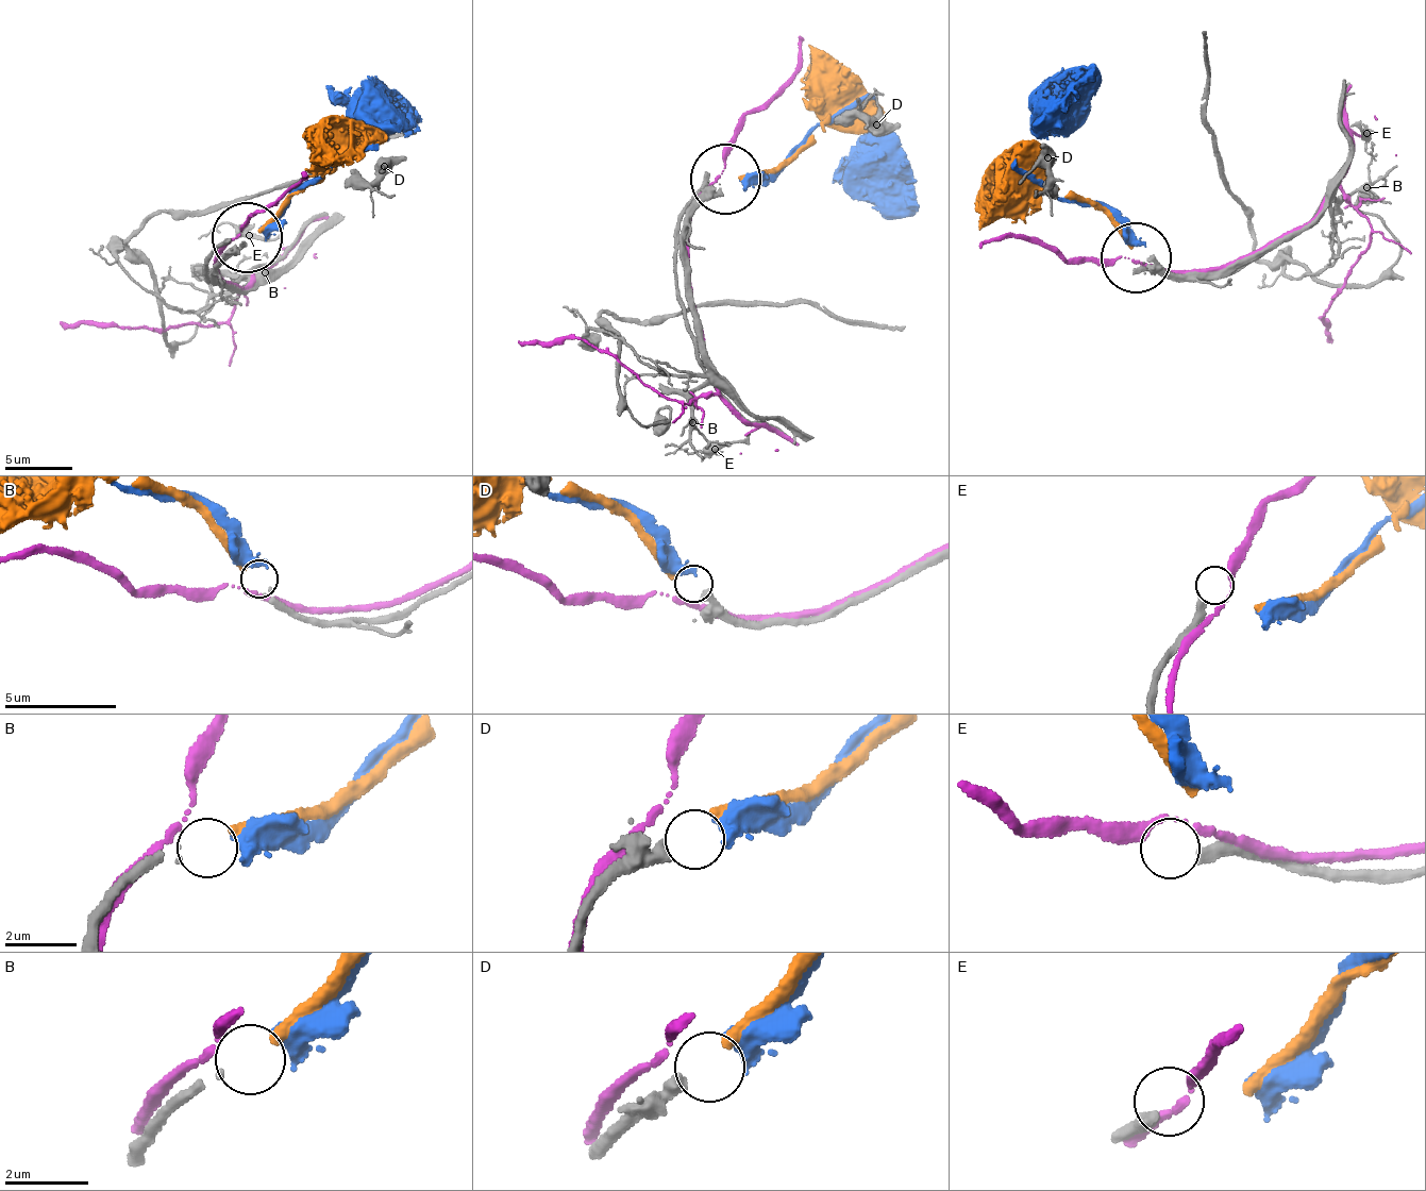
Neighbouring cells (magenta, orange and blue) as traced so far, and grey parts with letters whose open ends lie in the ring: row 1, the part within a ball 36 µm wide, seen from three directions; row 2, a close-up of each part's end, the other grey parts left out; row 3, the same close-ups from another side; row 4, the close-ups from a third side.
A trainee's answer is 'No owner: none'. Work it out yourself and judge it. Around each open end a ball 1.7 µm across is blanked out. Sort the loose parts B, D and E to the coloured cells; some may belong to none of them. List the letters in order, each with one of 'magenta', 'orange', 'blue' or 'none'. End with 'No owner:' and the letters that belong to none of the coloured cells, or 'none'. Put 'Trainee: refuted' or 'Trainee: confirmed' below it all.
B: orange
D: blue
E: none
No owner: E
Trainee: refuted

